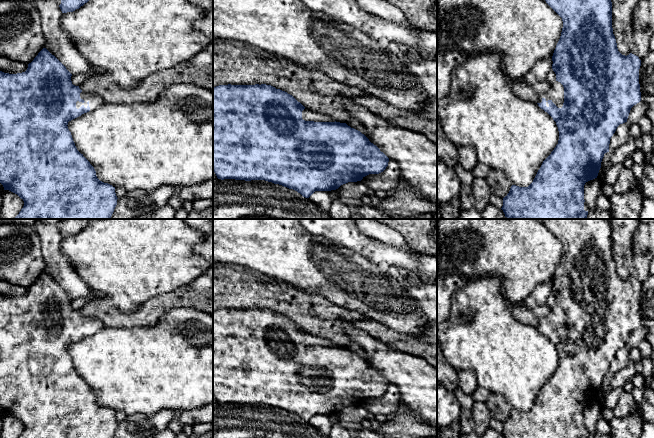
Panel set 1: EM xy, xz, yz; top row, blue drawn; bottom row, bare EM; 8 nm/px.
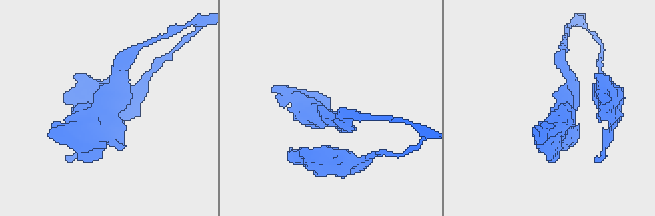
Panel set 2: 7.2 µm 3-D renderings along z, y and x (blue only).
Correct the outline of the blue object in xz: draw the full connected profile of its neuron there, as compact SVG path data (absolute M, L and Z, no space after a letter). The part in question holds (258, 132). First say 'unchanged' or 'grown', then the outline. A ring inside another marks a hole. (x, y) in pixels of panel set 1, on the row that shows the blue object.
grown | M219 85L213 88L213 171L218 179L265 180L309 198L315 191L331 191L348 182L379 174L389 158L360 131L327 114L305 108L292 95L271 85Z

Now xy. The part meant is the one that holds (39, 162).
grown | M43 48L34 60L28 64L25 72L9 74L0 71L0 183L4 190L17 194L23 201L24 206L14 219L110 219L117 205L115 187L100 181L96 171L90 162L81 154L73 141L68 129L68 122L89 111L94 111L103 102L98 95L82 91L71 81L72 74L66 67L46 48Z

